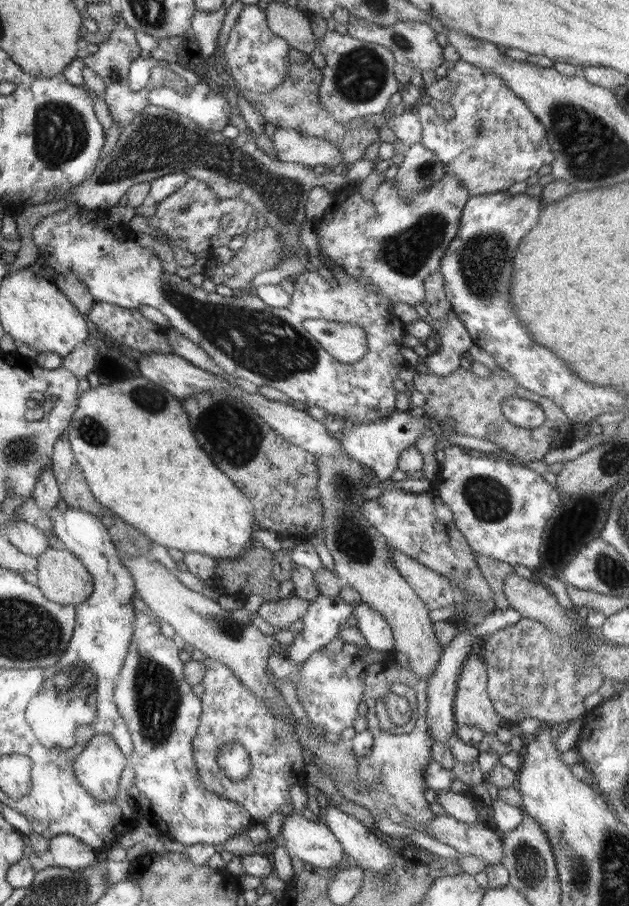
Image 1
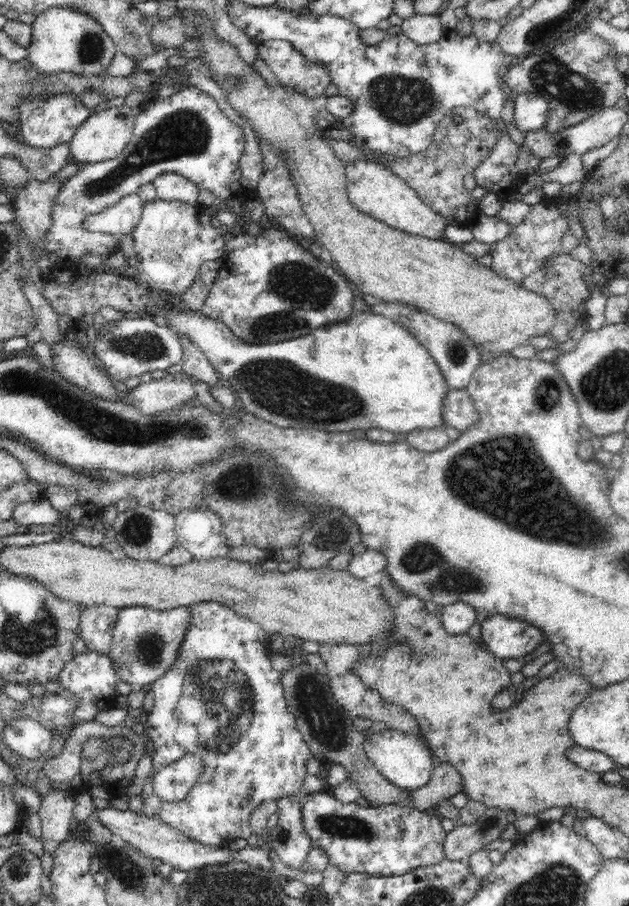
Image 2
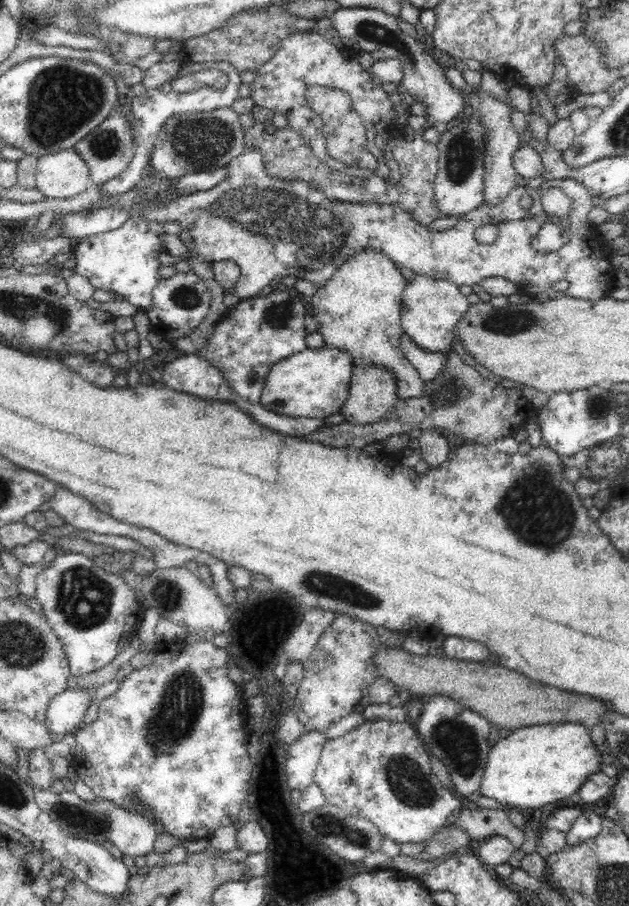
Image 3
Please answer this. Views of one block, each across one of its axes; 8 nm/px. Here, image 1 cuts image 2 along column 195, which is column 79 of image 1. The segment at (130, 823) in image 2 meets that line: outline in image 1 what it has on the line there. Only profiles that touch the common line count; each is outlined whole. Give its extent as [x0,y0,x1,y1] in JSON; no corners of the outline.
[49,834,97,871]

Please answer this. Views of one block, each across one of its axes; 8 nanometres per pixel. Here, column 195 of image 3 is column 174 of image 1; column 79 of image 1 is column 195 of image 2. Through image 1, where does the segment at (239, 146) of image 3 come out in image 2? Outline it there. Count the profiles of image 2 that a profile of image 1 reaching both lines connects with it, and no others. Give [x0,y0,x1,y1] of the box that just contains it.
[153,172,199,205]

